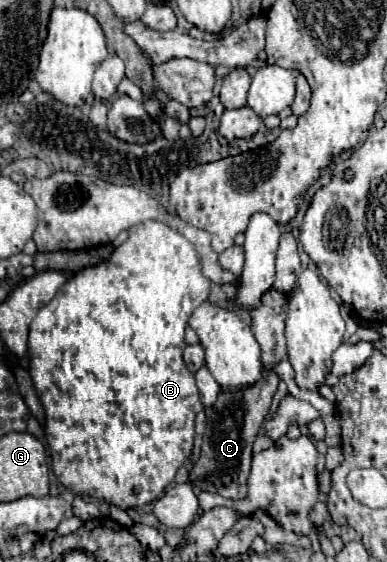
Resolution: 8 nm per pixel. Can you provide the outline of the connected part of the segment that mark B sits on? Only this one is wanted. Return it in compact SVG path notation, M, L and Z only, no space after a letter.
M144 221L134 225L128 231L128 239L110 255L110 259L102 261L100 265L80 269L72 279L68 279L60 287L56 297L38 311L38 315L30 325L30 337L28 337L30 375L34 381L36 393L46 409L46 441L50 445L52 469L58 481L66 489L70 489L76 495L102 499L120 509L130 509L130 507L142 507L146 503L156 501L164 493L166 485L172 483L178 467L190 457L190 451L194 447L194 419L200 411L204 411L194 373L184 365L182 351L186 347L184 329L188 325L188 319L194 313L194 309L208 299L208 295L210 295L210 281L202 273L202 263L200 263L200 255L196 253L196 247L166 223Z

